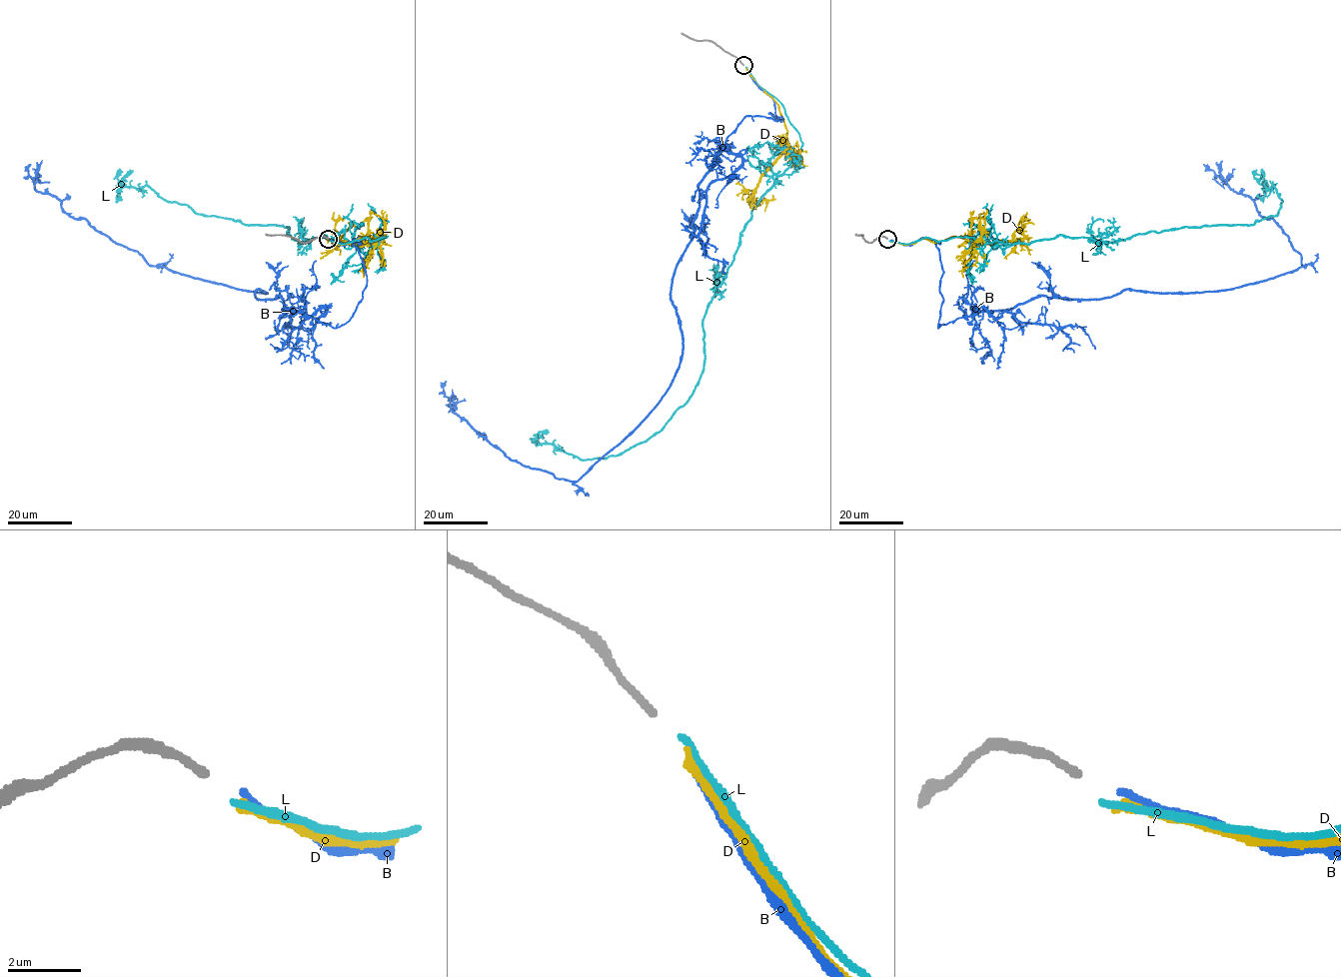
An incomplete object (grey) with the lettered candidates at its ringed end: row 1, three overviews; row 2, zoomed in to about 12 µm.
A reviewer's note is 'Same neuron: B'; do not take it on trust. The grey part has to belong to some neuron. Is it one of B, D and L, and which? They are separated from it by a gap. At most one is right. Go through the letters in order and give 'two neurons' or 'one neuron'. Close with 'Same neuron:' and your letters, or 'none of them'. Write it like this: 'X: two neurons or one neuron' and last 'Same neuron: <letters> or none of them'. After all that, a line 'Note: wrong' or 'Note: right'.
B: one neuron
D: two neurons
L: two neurons
Same neuron: B
Note: right

